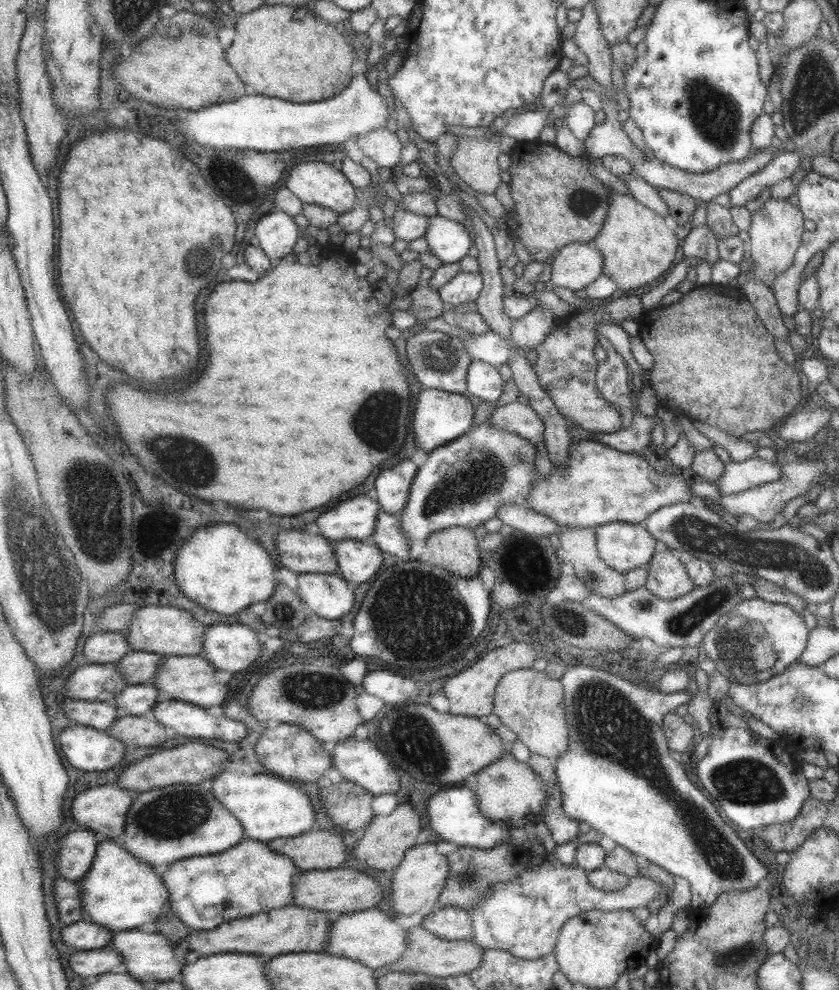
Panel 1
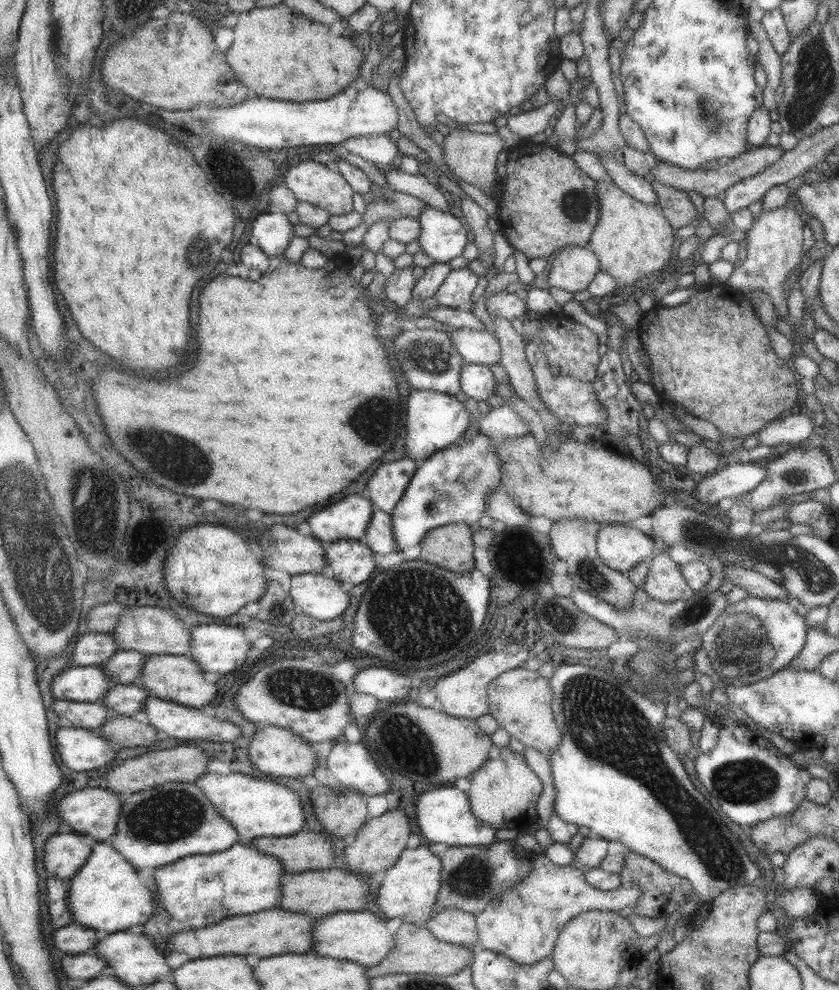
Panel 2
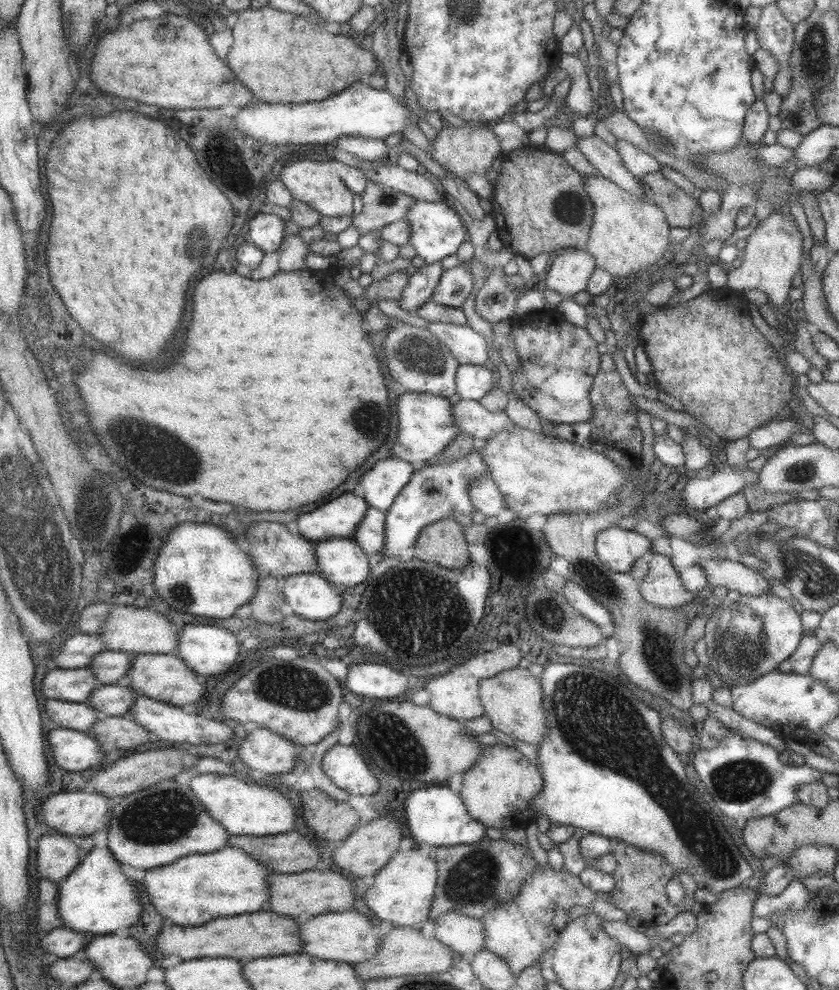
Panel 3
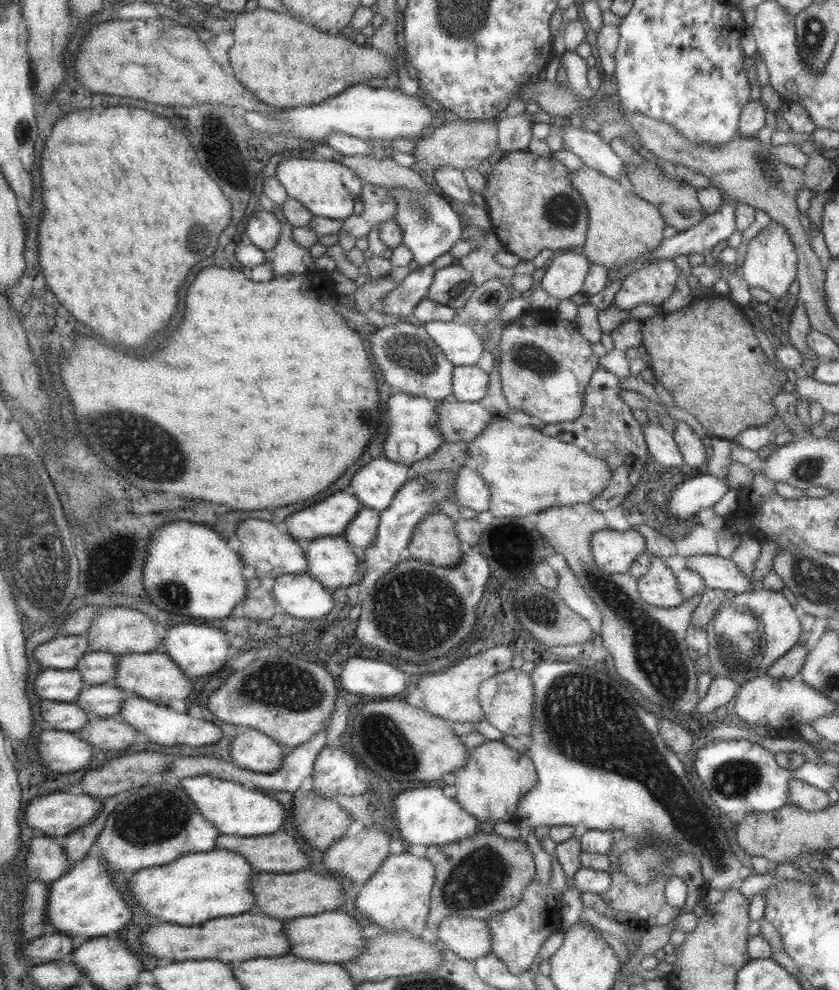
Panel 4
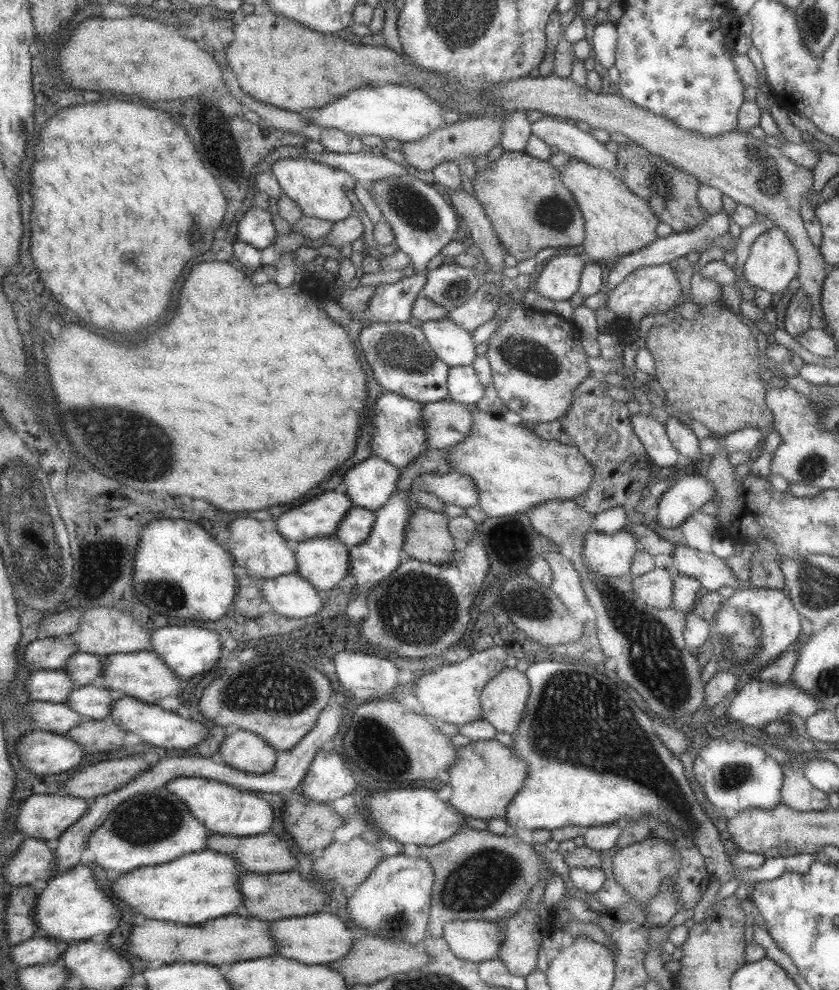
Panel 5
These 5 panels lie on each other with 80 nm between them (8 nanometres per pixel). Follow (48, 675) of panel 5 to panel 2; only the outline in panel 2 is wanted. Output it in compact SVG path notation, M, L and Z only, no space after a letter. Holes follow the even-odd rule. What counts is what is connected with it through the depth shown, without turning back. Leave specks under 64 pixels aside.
M101 666L72 667L63 669L51 682L53 698L75 702L97 703L116 682L108 679Z

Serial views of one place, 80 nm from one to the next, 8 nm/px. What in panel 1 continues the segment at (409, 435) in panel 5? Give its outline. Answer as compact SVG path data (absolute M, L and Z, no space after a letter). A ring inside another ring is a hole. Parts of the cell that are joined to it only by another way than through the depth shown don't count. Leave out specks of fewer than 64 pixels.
M422 388L415 396L415 410L413 410L413 420L411 420L415 447L427 454L439 446L455 440L470 429L474 411L467 396Z

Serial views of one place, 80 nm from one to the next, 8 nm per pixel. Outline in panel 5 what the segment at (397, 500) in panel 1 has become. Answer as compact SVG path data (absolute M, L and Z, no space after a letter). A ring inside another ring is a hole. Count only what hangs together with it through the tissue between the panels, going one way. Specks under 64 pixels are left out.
M372 455L345 471L339 489L347 495L352 506L374 511L396 490L400 472L401 469Z

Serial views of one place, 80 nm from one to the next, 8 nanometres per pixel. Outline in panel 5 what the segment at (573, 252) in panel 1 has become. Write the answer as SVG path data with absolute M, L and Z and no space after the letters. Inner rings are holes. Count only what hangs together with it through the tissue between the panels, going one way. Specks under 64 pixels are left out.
M554 255L533 278L533 289L549 300L568 300L578 289L584 264L579 255Z

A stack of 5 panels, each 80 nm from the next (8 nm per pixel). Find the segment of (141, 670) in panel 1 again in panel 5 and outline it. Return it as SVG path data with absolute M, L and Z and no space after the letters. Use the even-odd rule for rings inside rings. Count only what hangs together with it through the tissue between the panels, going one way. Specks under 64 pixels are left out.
M77 651L71 656L63 670L68 672L68 675L79 687L96 684L103 668L105 668L105 659L107 657L108 655Z

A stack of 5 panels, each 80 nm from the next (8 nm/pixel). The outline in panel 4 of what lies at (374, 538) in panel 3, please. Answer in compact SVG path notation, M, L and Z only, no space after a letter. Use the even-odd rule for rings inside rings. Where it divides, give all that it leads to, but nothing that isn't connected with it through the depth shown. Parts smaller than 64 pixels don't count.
M365 507L360 508L356 513L341 535L349 543L354 554L362 556L363 549L367 548L375 538L379 513Z

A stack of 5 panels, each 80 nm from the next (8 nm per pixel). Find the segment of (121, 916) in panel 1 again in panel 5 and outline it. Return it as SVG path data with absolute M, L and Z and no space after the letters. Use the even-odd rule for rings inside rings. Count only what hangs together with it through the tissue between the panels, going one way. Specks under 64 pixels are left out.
M91 861L81 862L71 871L59 873L41 886L37 910L34 912L34 921L39 927L39 936L49 937L61 943L71 944L79 940L89 940L95 934L111 934L119 922L123 911L109 896L107 890L99 888L95 870L91 868Z

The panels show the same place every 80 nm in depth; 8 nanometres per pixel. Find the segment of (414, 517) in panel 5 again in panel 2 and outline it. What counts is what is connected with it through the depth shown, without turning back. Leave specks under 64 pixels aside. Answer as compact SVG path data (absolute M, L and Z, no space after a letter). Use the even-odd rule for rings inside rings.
M457 522L428 530L421 537L417 558L456 573L473 570L471 535L469 526Z

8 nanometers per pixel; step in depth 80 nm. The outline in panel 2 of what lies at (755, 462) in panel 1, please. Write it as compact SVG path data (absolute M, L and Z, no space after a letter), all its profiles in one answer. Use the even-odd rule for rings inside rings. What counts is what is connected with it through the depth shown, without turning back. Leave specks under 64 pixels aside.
M753 462L731 463L701 479L691 496L707 507L721 498L737 498L753 490L764 479L765 468Z

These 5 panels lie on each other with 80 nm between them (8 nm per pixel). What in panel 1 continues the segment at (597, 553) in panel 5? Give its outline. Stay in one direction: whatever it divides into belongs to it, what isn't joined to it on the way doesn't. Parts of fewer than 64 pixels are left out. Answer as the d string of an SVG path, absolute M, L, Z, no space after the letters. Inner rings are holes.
M609 522L595 528L595 538L599 558L620 573L647 565L660 548L641 524Z

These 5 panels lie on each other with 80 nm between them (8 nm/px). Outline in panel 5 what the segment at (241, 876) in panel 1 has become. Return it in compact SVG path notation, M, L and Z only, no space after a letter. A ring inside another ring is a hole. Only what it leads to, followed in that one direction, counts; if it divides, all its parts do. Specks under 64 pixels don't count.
M203 849L199 852L184 854L175 861L163 865L151 865L138 867L131 870L131 873L121 874L118 880L112 882L113 895L126 903L131 911L139 918L175 922L179 925L199 925L214 918L231 915L231 912L239 906L243 906L243 897L239 891L239 874L237 874L237 863L234 858Z

